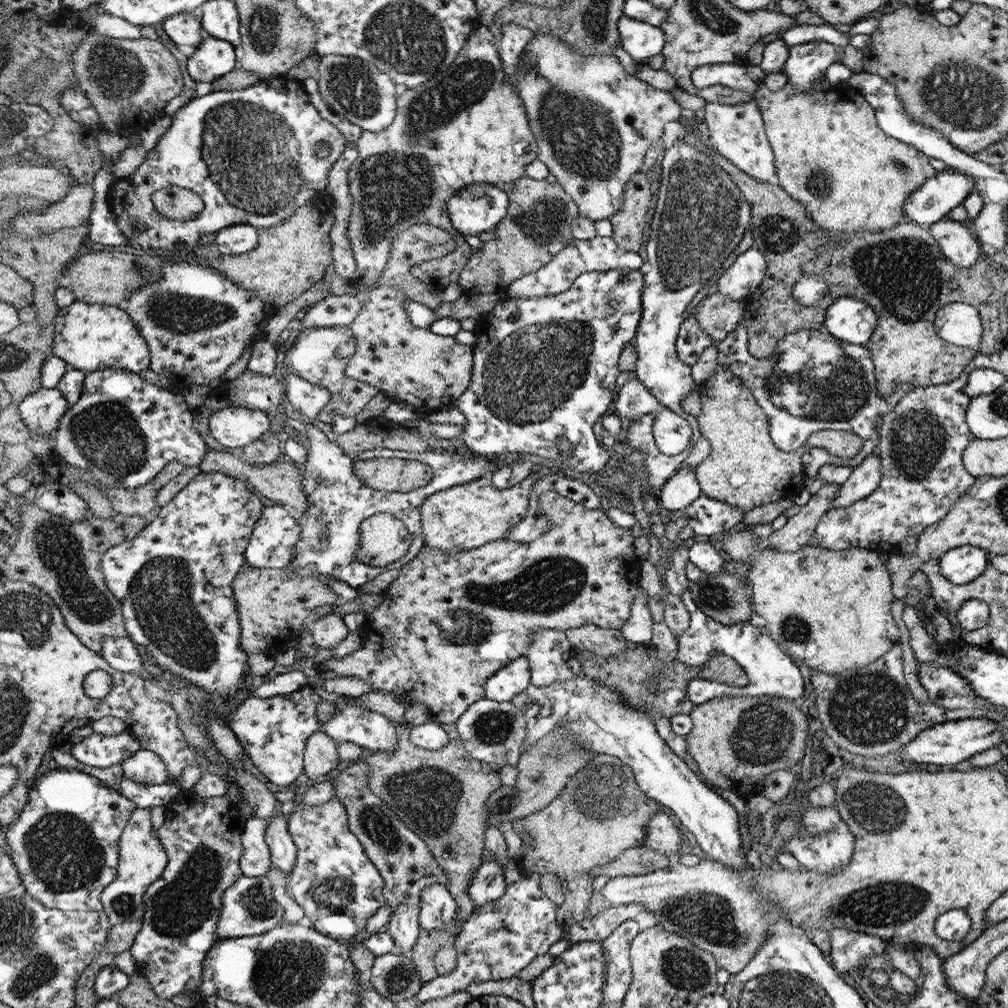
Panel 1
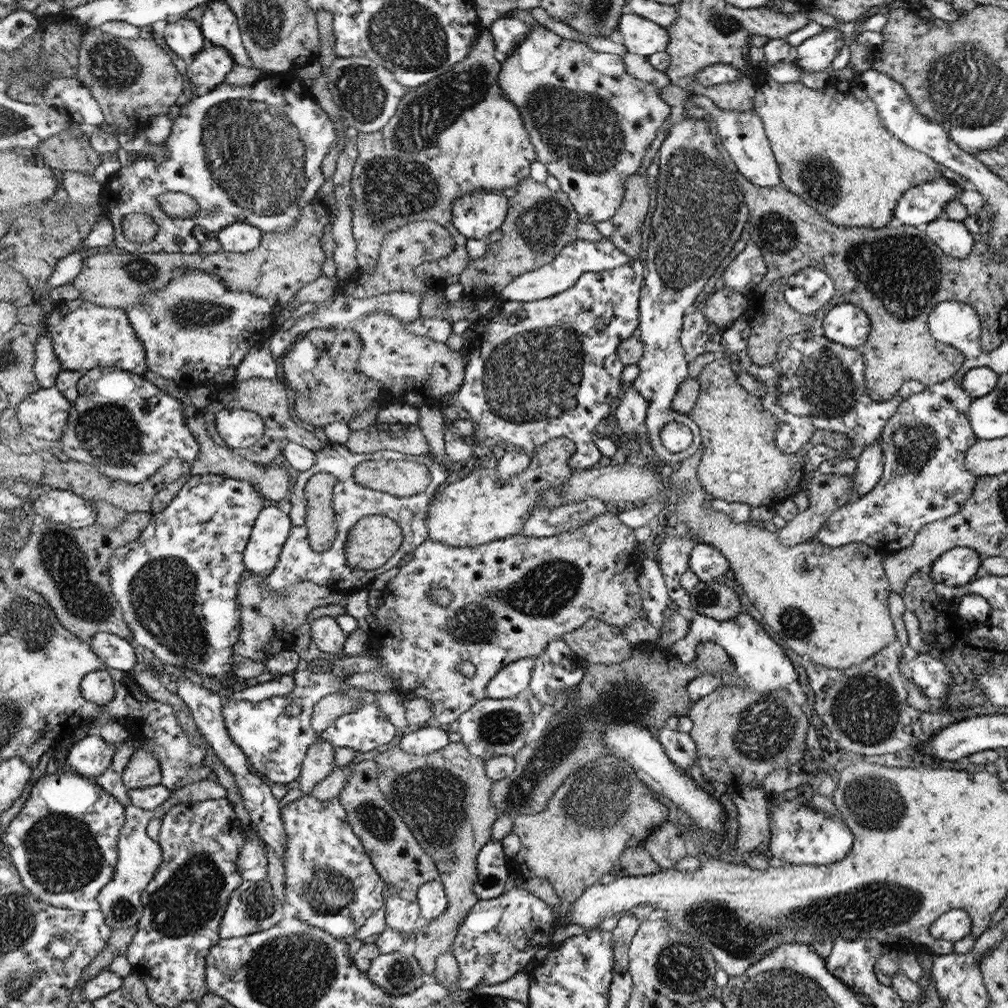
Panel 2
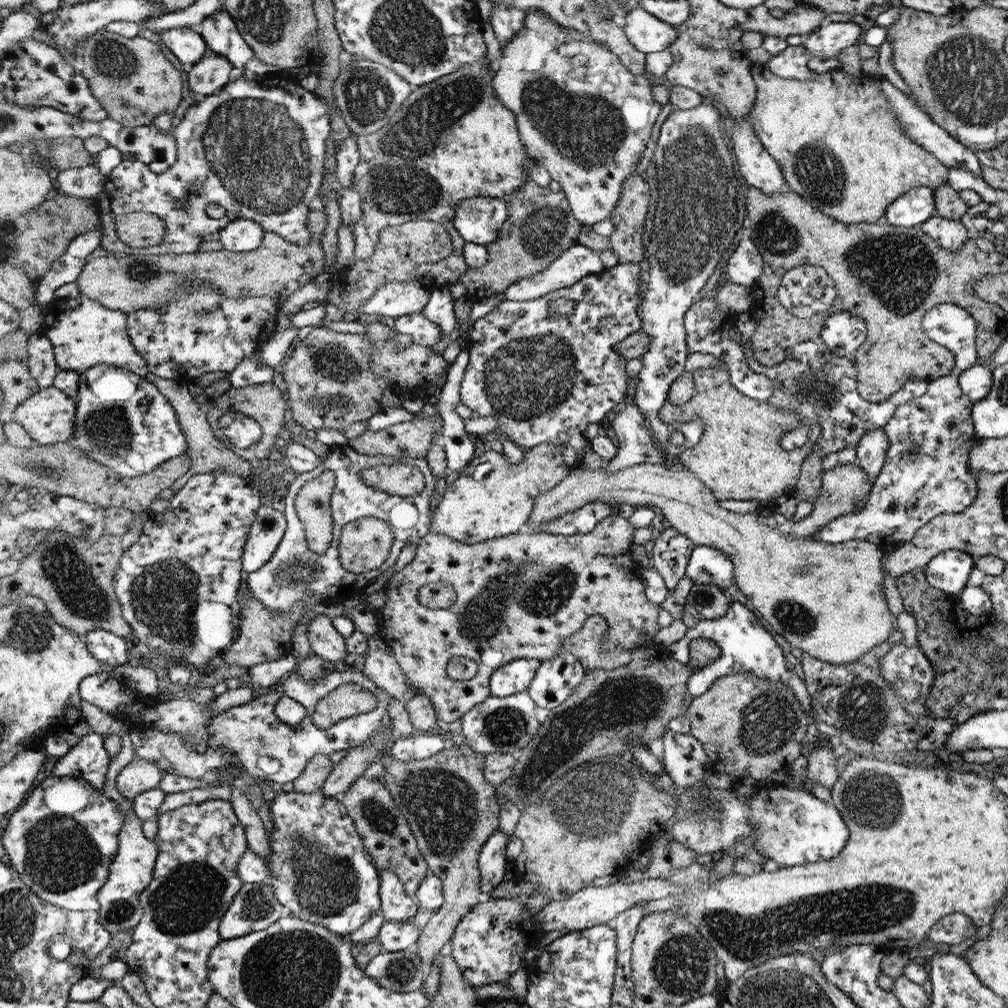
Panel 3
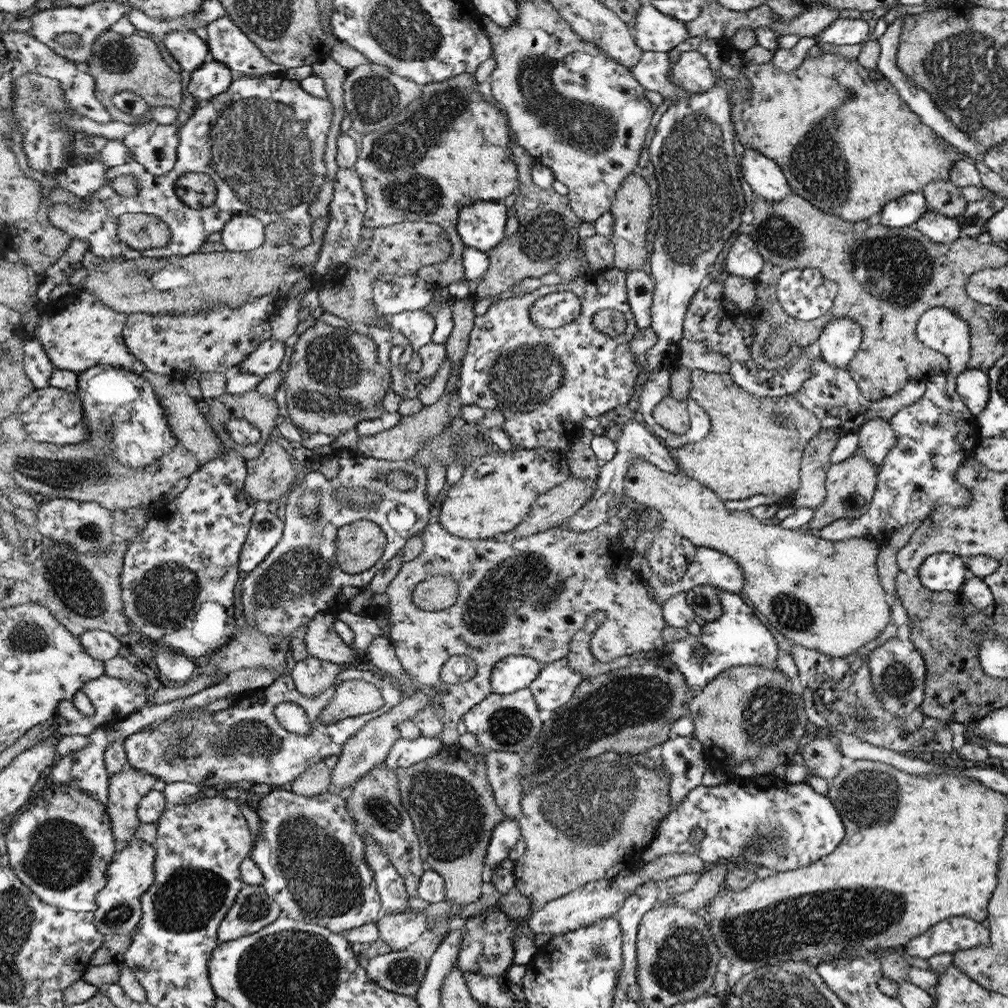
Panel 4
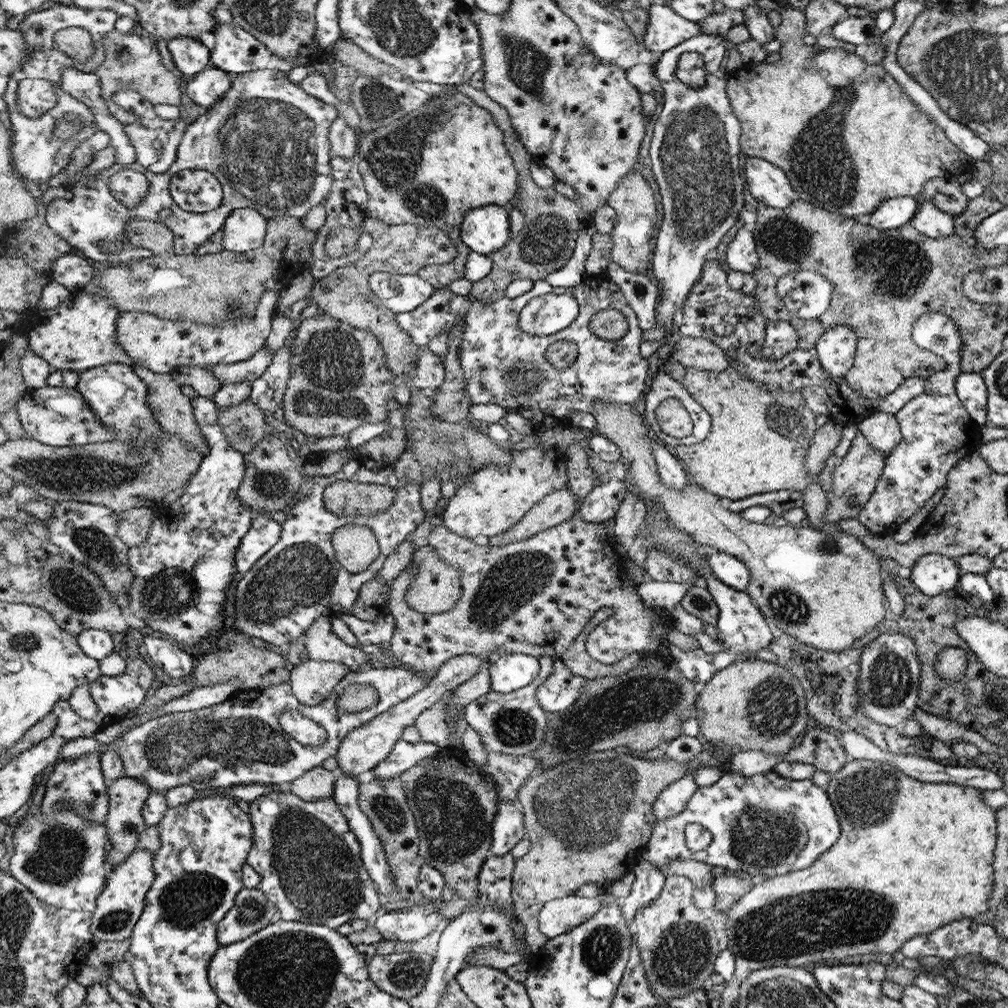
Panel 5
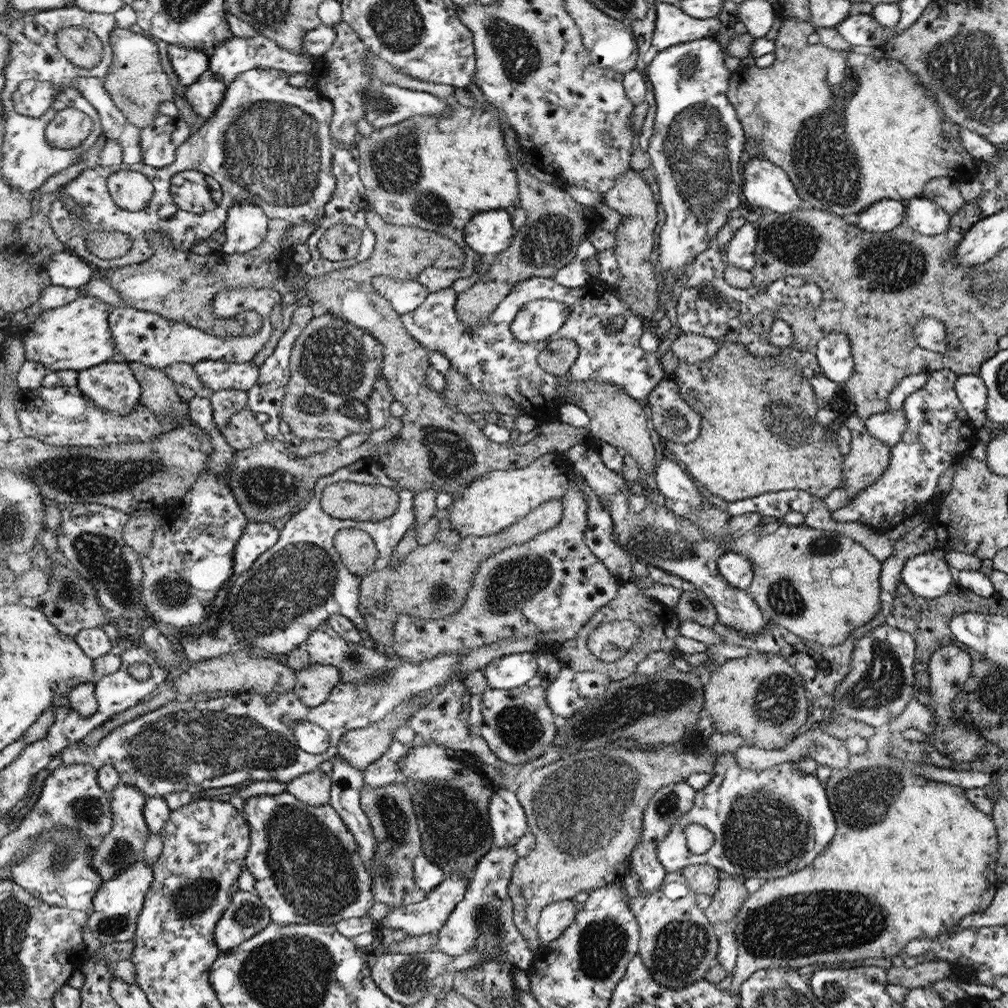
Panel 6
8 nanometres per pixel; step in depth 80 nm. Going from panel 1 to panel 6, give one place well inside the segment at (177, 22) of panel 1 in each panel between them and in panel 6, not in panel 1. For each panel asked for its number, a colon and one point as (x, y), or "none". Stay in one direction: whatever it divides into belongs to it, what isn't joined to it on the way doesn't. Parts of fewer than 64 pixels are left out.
2: (182, 35)
3: (187, 44)
4: (190, 51)
5: (191, 57)
6: (189, 63)

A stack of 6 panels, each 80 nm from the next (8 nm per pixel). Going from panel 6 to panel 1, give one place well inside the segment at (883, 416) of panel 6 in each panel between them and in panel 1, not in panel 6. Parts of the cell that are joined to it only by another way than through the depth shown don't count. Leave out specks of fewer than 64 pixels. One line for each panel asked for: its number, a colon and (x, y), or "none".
1: (864, 479)
2: (870, 463)
3: (871, 450)
4: (876, 438)
5: (882, 430)

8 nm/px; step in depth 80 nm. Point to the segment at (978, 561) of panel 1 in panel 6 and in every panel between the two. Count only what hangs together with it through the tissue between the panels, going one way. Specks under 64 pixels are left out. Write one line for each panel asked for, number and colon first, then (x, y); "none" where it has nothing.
2: (956, 568)
3: (949, 572)
4: (945, 572)
5: (934, 574)
6: (928, 575)

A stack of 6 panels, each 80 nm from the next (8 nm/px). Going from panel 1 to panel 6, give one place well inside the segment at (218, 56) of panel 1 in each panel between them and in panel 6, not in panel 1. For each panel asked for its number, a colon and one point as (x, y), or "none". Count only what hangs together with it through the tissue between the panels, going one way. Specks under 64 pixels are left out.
2: (210, 68)
3: (210, 75)
4: (212, 79)
5: (206, 88)
6: (205, 96)

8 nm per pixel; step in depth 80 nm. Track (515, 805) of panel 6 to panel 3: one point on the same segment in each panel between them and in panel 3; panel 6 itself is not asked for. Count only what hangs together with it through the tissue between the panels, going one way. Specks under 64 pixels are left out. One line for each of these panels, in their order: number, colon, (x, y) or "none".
3: (492, 860)
4: (507, 834)
5: (508, 831)

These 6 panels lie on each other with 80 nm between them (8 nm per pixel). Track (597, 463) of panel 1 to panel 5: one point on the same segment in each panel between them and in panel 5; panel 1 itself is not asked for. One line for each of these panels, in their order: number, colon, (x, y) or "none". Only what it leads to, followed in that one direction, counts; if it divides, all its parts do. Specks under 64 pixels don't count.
2: (543, 370)
3: (545, 377)
4: (545, 381)
5: (502, 364)

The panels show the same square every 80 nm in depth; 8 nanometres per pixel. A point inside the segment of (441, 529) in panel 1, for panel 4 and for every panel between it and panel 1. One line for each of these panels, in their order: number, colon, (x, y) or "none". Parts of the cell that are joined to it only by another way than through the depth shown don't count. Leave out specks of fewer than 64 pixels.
2: (477, 509)
3: (472, 511)
4: (477, 507)

